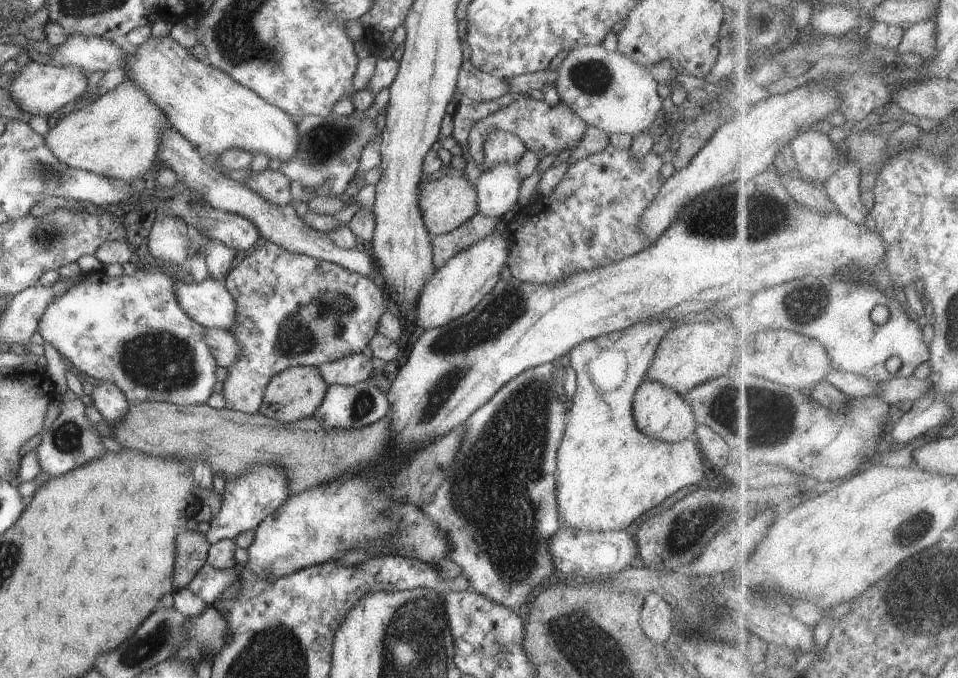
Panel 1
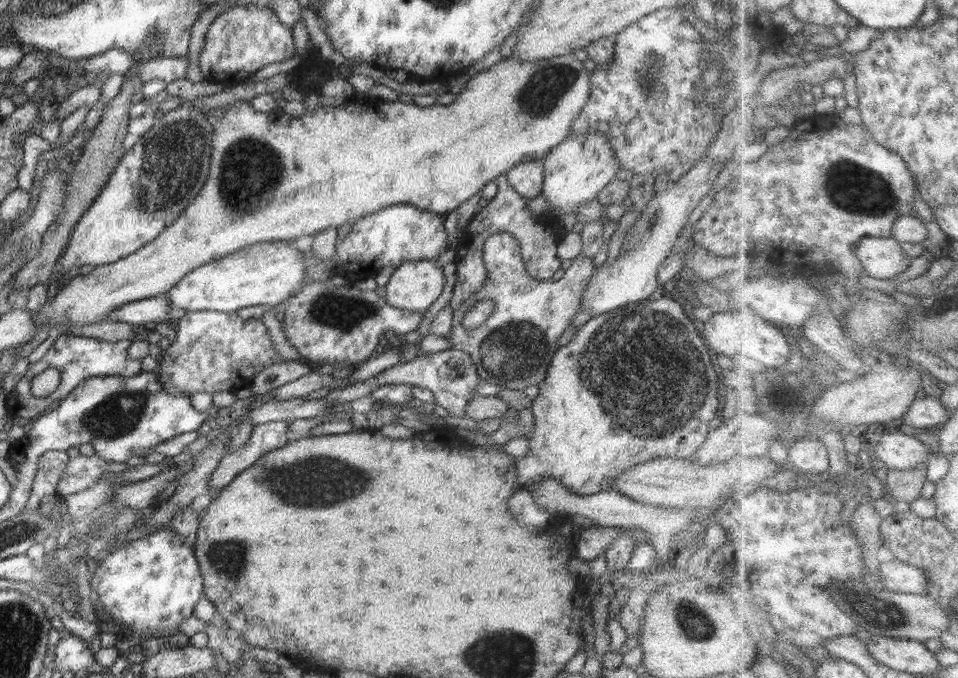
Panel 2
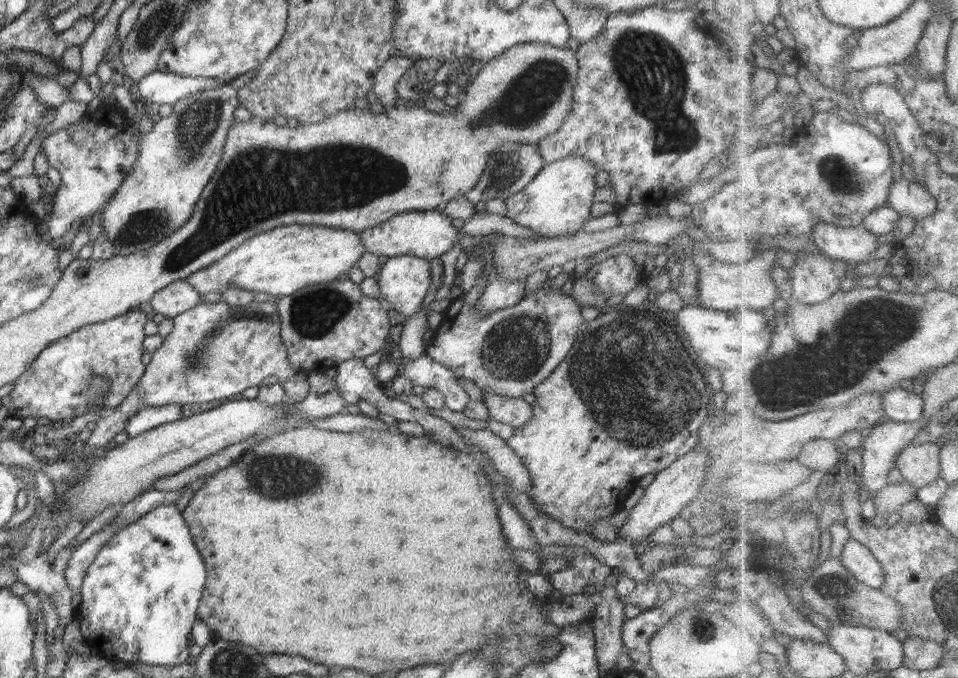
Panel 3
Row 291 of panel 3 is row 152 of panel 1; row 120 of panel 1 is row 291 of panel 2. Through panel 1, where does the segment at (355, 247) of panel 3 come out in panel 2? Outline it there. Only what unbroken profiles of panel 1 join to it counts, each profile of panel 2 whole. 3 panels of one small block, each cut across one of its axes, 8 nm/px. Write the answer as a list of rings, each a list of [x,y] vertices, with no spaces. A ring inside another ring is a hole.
[[[260,242],[190,271],[166,292],[166,296],[173,307],[187,311],[235,313],[254,305],[276,307],[304,286],[306,265],[303,262],[304,254],[297,250],[293,242]]]

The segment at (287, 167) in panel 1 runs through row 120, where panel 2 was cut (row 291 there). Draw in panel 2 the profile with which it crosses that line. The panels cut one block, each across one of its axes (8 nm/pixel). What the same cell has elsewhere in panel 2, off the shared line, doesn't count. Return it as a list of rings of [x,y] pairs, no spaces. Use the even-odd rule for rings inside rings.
[[[312,281],[306,286],[302,286],[300,291],[287,299],[284,307],[284,335],[301,358],[305,360],[301,362],[305,365],[311,364],[311,361],[333,366],[342,364],[359,365],[375,355],[373,350],[378,346],[380,337],[386,331],[413,340],[413,336],[416,335],[416,330],[420,327],[425,316],[425,312],[406,312],[392,306],[382,296],[380,290],[360,290],[360,288],[348,285],[335,287],[329,281],[323,283]]]

